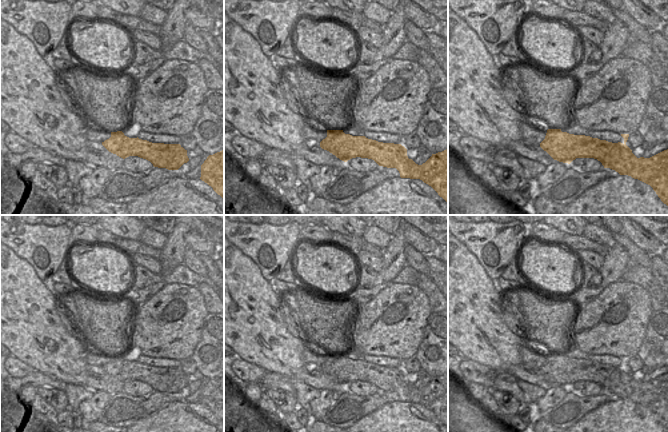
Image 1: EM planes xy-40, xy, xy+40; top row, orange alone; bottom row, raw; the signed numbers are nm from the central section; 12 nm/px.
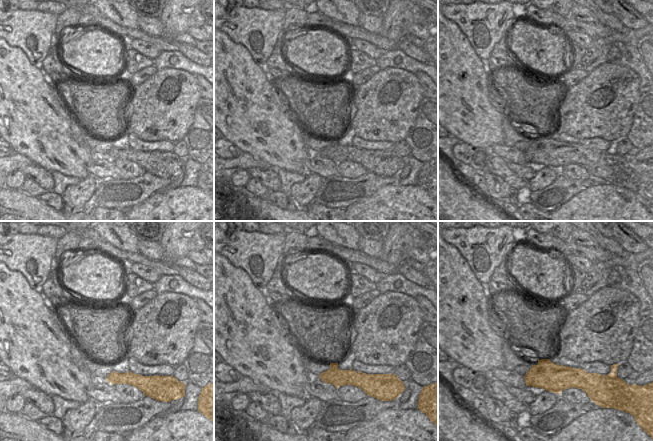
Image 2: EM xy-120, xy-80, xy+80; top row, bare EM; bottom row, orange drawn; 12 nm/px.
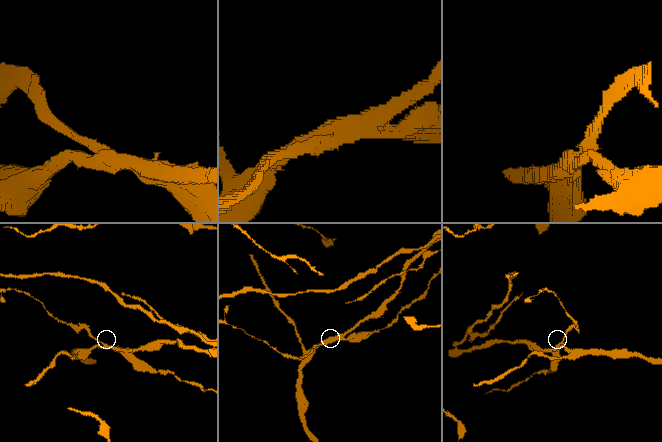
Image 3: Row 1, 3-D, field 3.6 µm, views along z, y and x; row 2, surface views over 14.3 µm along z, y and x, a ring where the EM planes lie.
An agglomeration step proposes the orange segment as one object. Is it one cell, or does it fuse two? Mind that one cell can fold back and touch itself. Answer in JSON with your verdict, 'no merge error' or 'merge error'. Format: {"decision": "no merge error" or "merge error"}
{"decision": "merge error"}

